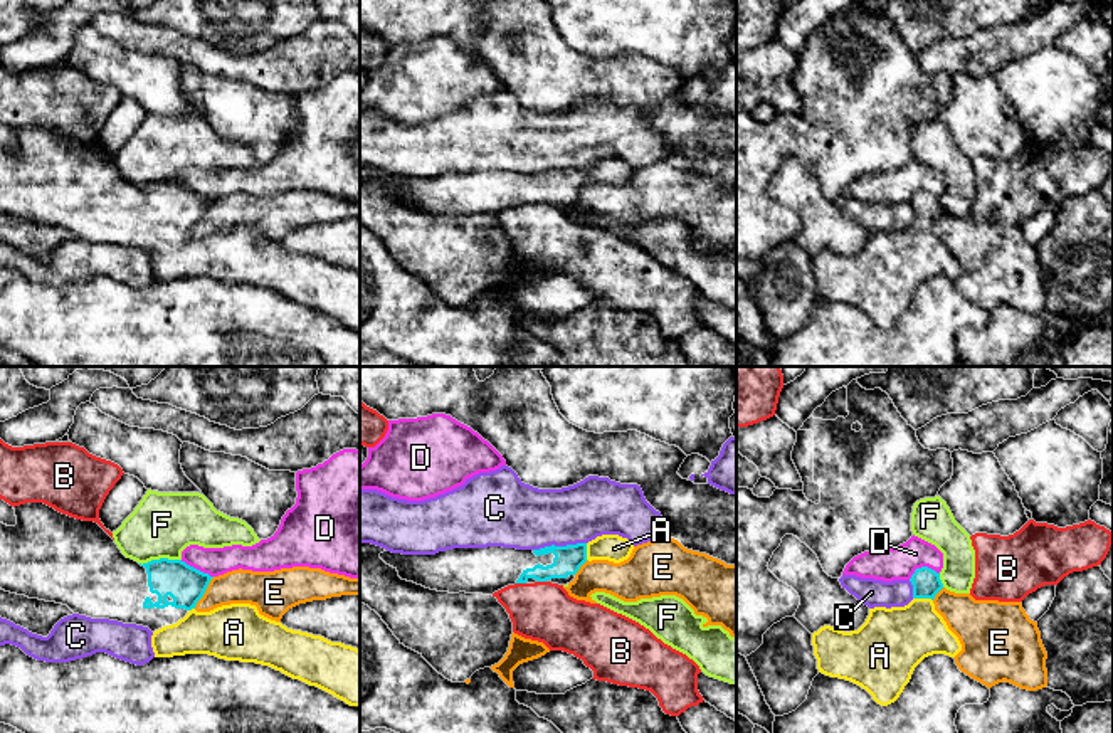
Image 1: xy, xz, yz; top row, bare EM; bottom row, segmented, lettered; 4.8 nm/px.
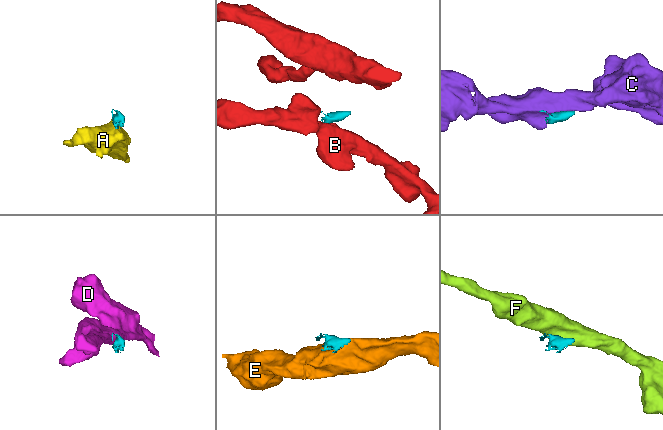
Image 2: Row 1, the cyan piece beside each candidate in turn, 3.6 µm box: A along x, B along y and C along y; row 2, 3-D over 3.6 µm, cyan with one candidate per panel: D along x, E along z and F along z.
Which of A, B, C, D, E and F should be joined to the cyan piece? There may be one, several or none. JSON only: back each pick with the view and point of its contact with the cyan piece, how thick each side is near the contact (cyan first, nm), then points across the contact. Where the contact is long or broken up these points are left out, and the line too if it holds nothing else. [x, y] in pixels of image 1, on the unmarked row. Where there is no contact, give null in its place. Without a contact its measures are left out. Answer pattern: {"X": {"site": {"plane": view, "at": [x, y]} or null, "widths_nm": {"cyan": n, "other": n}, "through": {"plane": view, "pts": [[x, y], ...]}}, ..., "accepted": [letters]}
{"A": {"site": {"plane": "yz", "at": [923, 221]}, "widths_nm": {"cyan": 140, "other": 320}}, "accepted": ["A"]}

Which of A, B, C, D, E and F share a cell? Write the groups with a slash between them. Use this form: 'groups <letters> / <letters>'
groups A / B / C / D / E / F

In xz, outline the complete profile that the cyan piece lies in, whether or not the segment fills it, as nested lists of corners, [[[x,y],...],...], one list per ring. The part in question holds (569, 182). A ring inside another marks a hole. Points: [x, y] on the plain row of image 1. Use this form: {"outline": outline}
{"outline": [[[602,158],[588,166],[567,170],[545,170],[540,173],[516,173],[503,170],[488,171],[452,171],[435,178],[402,178],[383,175],[380,182],[398,195],[398,200],[430,214],[449,217],[483,217],[494,215],[514,207],[551,205],[567,208],[573,205],[575,197],[588,183],[609,183],[620,187],[630,180],[634,168],[619,158]]]}

